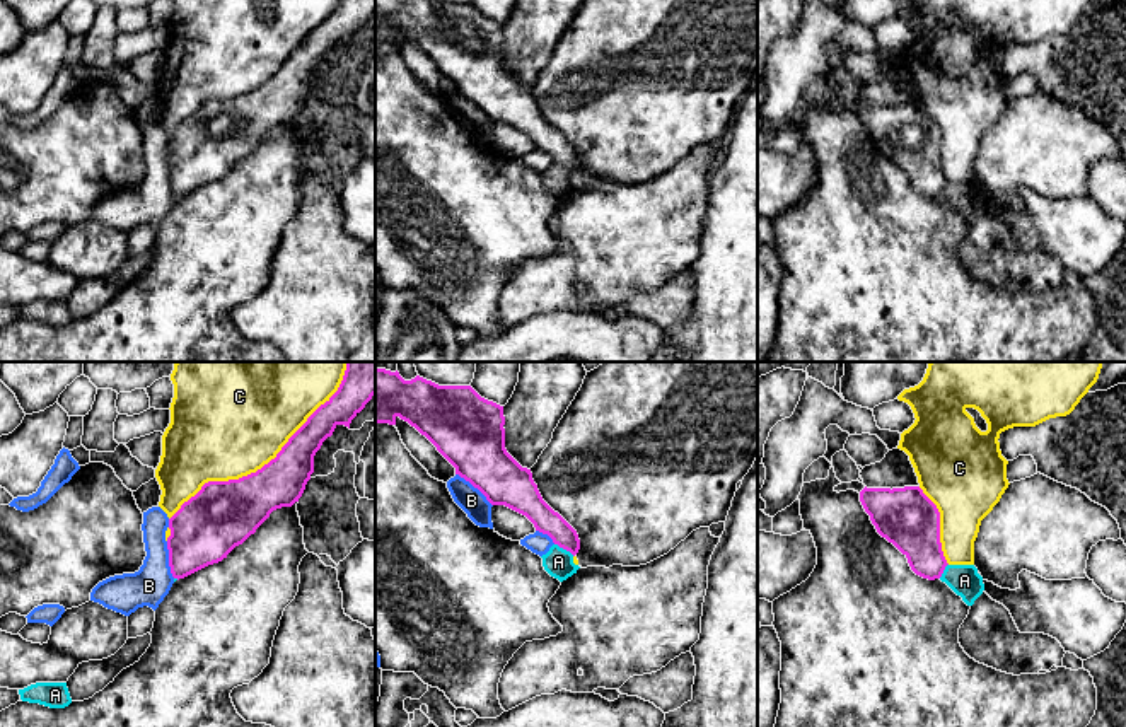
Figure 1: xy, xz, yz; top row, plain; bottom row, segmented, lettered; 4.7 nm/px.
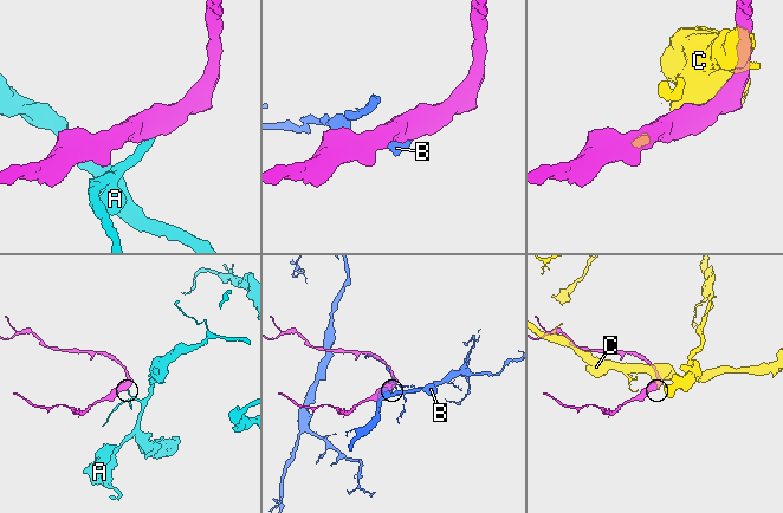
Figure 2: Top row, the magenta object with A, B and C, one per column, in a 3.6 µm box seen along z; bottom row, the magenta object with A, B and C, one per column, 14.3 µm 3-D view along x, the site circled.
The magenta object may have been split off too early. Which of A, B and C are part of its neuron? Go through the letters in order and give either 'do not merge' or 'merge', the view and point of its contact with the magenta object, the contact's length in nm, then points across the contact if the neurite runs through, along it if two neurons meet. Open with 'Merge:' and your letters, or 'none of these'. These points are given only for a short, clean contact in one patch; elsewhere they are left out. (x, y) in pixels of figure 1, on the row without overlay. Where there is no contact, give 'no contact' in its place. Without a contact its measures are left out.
Merge: none of these
A: do not merge; contact xz (565, 166); length 110 nm; border xz (555, 161), (574, 173)
B: do not merge; contact xz (475, 104); length 240 nm
C: do not merge; contact xy (258, 87); length 1050 nm

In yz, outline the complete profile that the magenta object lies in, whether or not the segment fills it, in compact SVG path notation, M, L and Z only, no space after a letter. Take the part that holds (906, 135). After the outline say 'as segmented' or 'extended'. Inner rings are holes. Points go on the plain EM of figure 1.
M865 104L860 119L877 150L908 176L916 193L942 195L949 181L940 160L940 130L920 104Z; as segmented

